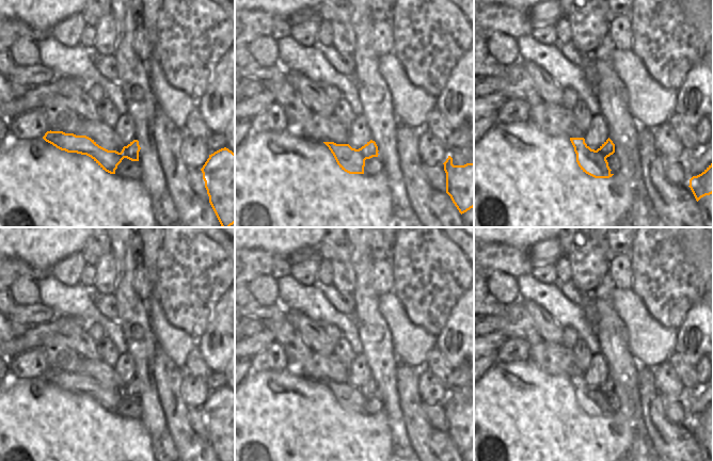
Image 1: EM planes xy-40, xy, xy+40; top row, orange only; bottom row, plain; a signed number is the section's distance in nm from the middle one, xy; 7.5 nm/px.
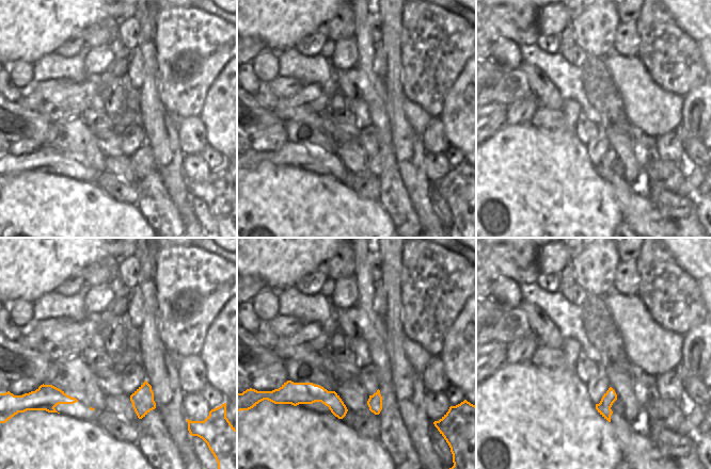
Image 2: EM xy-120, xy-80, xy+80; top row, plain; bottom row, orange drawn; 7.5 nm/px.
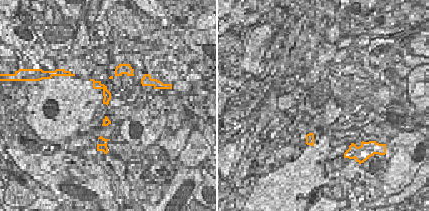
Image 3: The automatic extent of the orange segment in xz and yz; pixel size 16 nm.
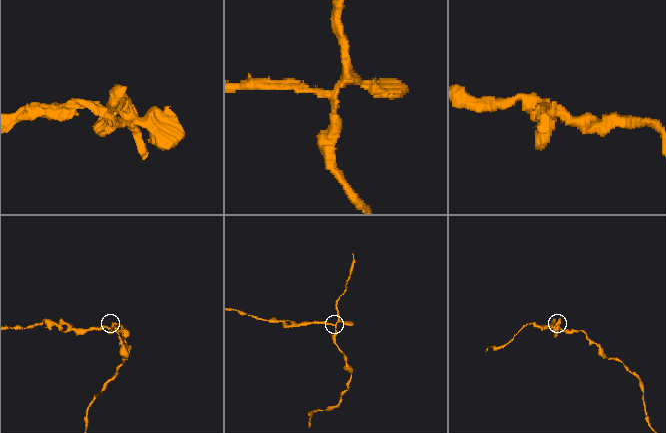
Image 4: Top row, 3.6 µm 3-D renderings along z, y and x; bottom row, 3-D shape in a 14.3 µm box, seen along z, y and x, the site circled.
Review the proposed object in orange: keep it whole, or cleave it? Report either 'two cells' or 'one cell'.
two cells

